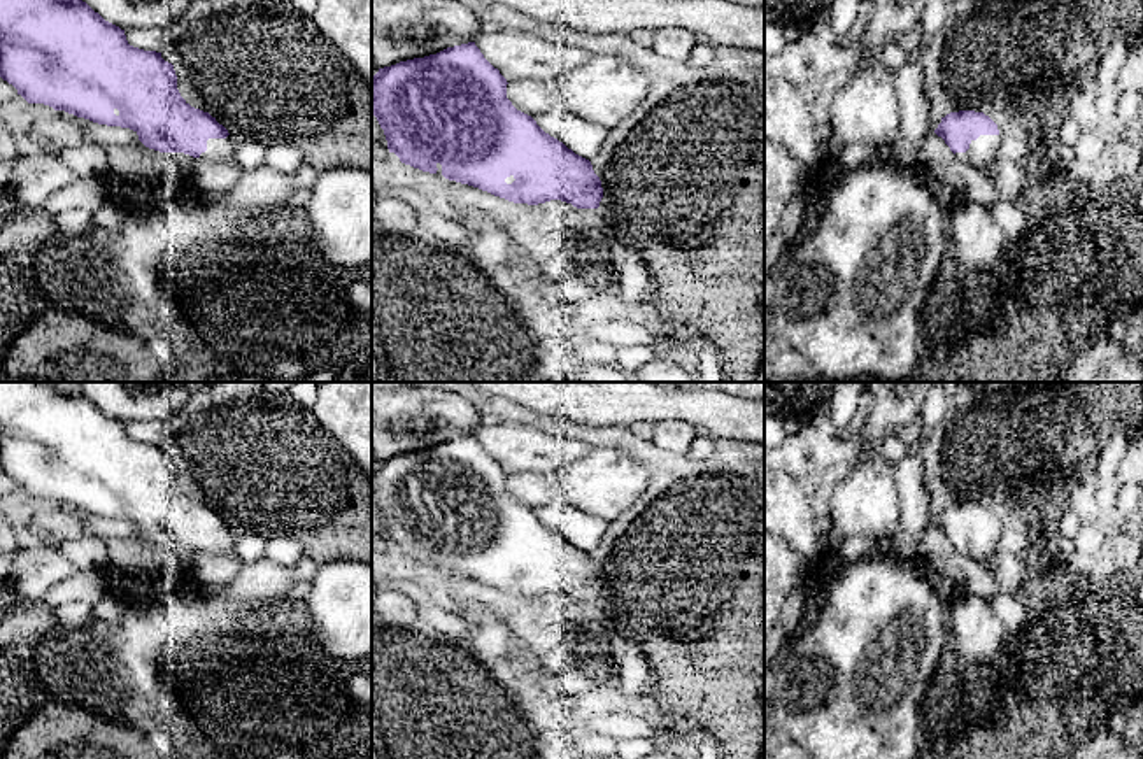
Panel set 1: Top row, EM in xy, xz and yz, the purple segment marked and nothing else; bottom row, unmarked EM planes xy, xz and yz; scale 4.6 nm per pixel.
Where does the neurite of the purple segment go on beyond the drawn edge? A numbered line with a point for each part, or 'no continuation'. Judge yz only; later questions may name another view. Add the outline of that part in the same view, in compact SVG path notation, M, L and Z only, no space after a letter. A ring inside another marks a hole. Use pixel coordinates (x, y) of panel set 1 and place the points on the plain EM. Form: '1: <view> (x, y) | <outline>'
1: yz (986, 540) | M980 528L976 533L971 533L966 545L955 545L955 550L973 559L980 566L990 563L990 556L999 547L1001 528Z

